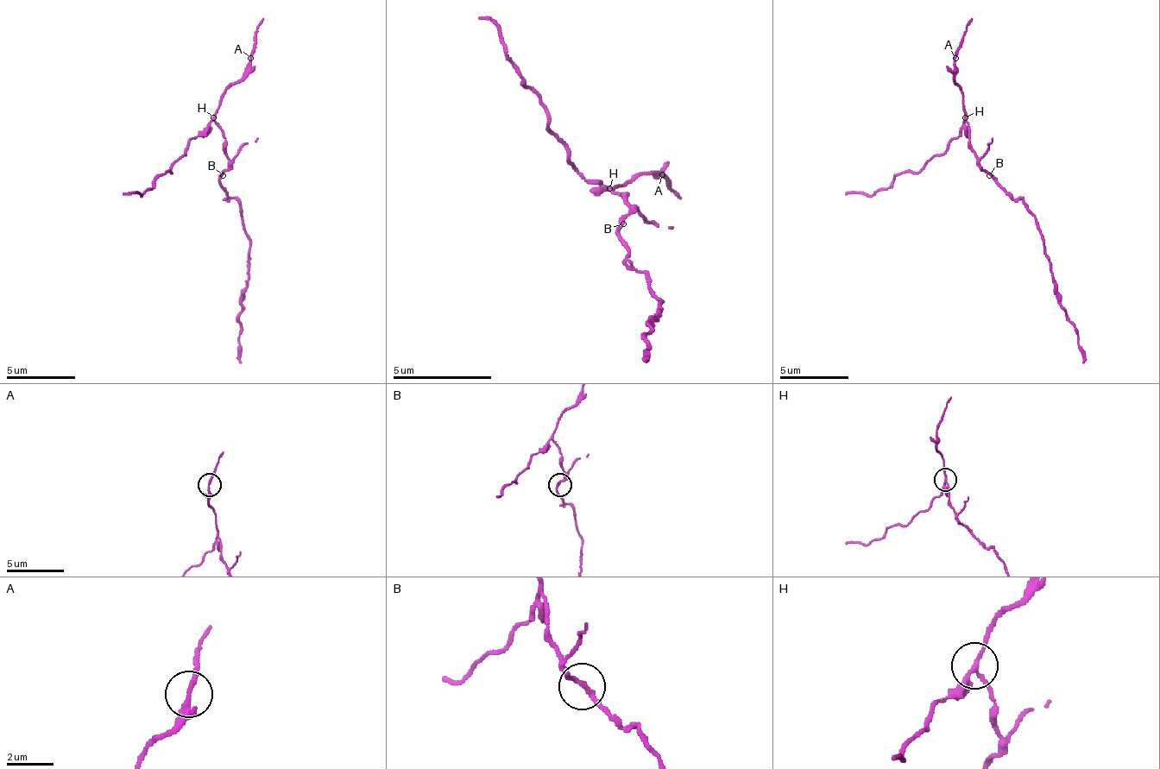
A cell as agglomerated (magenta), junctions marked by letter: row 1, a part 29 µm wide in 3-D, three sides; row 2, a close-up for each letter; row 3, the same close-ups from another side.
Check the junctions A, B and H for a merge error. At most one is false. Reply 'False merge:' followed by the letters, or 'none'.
False merge: H

